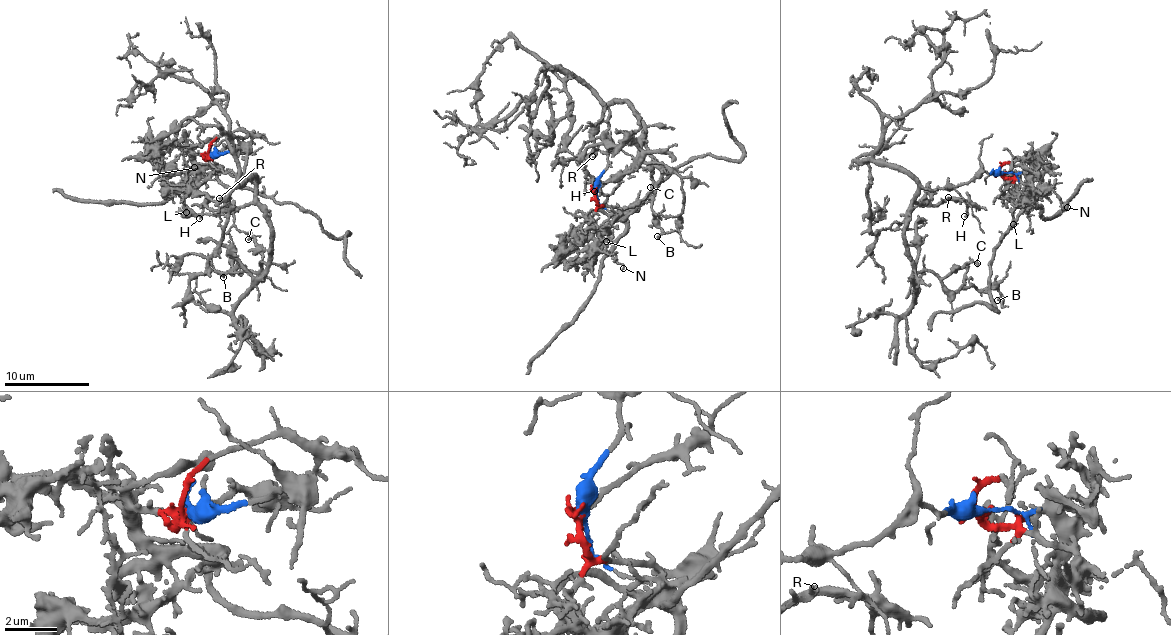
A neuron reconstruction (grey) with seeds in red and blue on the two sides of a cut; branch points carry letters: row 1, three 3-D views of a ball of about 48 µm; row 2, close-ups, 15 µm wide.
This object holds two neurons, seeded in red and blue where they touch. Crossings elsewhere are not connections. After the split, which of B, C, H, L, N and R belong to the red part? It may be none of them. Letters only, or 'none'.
L, N

